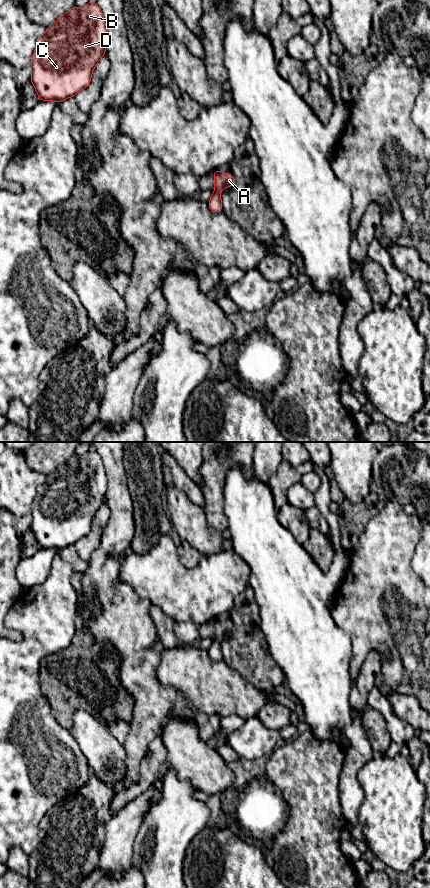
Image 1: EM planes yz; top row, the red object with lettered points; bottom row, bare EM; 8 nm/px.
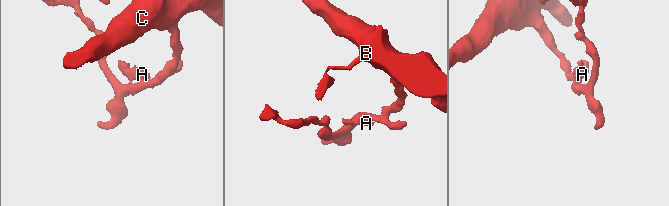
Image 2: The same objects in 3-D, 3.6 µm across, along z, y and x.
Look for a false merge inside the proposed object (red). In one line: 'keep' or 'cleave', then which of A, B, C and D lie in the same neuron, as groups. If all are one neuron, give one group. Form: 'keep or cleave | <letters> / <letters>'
cleave | A / B C D

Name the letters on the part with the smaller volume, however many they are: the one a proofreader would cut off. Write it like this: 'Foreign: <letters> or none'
Foreign: A

